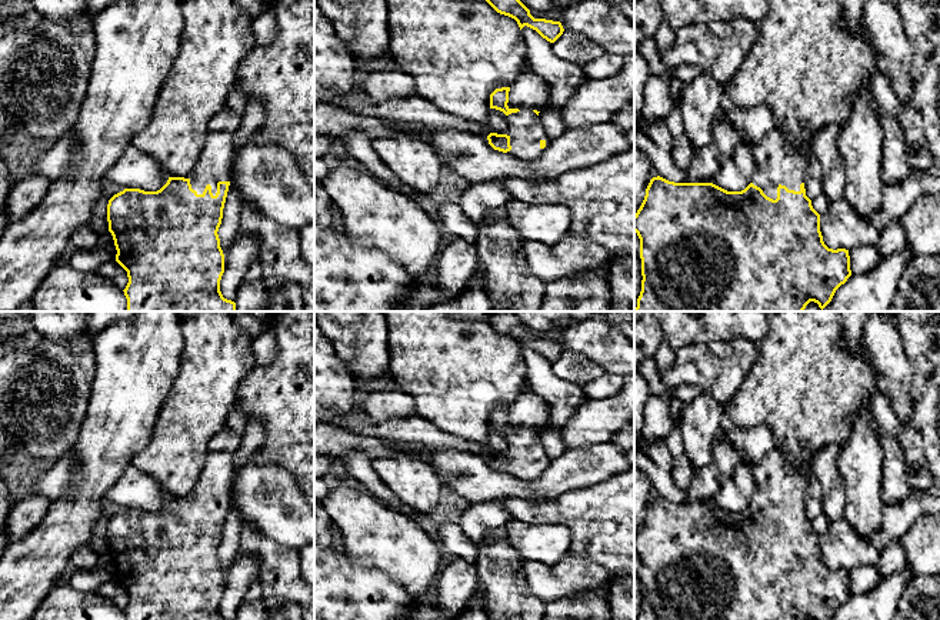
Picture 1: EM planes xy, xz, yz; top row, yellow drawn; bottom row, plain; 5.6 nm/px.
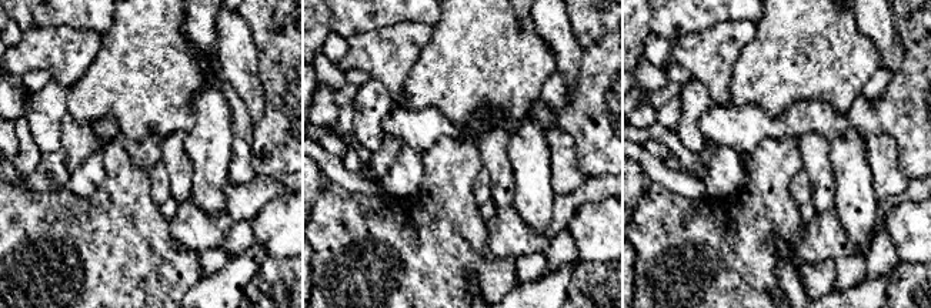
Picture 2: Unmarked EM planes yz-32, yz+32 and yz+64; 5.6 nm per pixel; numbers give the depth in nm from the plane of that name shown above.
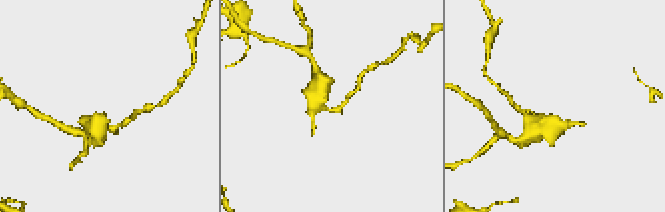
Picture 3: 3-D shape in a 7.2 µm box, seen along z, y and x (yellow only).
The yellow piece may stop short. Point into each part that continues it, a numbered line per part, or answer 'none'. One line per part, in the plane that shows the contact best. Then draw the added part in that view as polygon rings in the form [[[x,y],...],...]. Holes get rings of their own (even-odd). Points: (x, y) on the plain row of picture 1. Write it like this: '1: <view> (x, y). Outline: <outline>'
1: xy (214, 483). Outline: [[[210,450],[194,487],[183,497],[190,500],[197,514],[203,514],[206,506],[210,504],[216,516],[217,503],[230,501],[233,477],[233,453]]]

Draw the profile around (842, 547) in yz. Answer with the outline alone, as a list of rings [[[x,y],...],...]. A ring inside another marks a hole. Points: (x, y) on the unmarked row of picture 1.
[[[933,487],[929,491],[911,491],[910,497],[899,504],[883,504],[881,529],[871,539],[863,539],[847,520],[840,519],[830,521],[829,529],[820,534],[820,551],[823,561],[829,569],[853,570],[863,566],[876,566],[880,551],[893,540],[900,537],[920,517],[940,511],[940,487]]]

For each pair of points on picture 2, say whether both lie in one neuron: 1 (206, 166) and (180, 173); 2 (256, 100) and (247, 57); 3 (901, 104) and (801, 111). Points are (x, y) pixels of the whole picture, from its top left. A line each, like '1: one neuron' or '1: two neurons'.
1: two neurons
2: one neuron
3: one neuron

